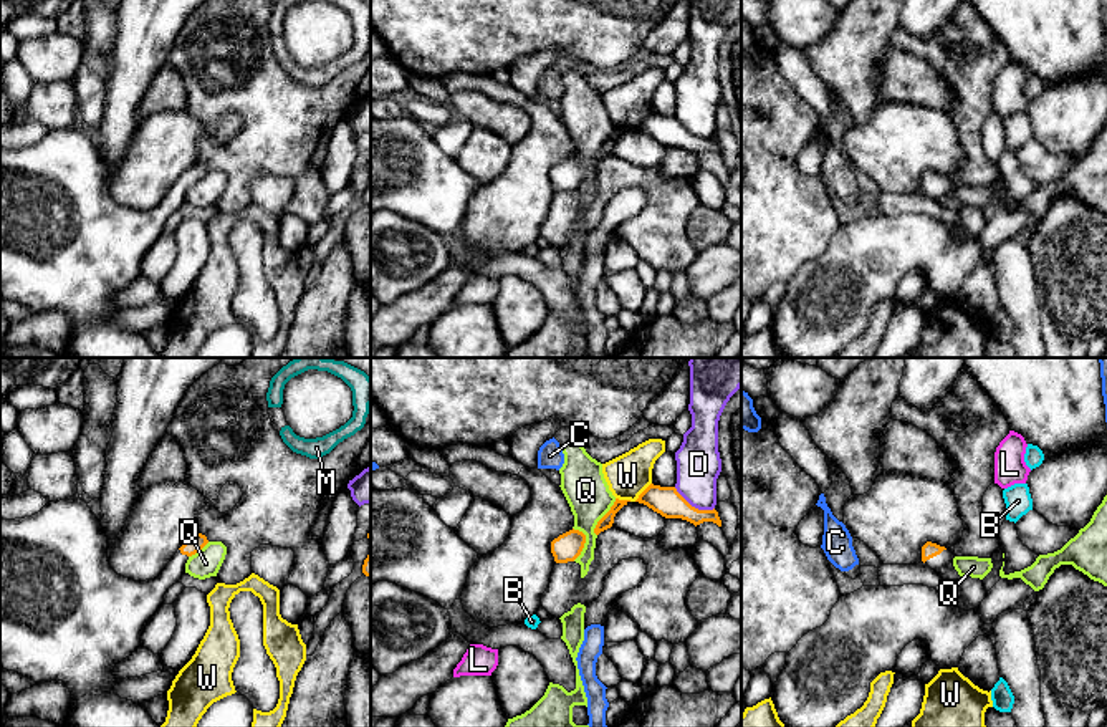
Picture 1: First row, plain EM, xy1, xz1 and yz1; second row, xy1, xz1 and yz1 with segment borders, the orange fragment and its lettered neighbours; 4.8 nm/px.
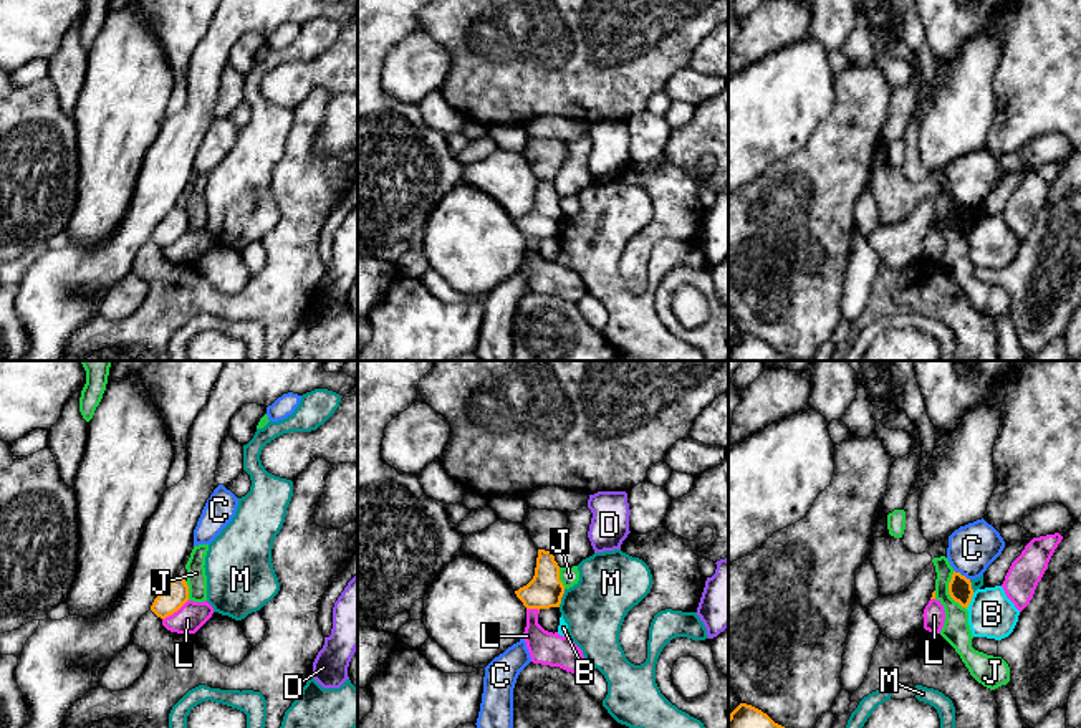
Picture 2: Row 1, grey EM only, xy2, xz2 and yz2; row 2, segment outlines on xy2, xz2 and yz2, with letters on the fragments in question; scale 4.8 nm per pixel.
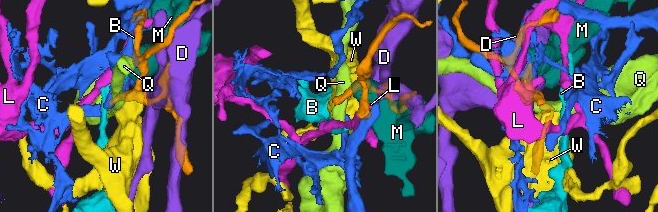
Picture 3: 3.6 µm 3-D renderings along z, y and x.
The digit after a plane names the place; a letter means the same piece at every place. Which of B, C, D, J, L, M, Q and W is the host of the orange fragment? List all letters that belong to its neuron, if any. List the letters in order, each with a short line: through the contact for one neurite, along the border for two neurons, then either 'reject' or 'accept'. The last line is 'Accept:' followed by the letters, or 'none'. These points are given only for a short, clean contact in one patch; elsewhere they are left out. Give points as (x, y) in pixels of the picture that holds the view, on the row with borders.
B: line yz2 (974, 593), (965, 608); reject
C: line yz2 (954, 569), (969, 579); reject
D: reject
J: line yz2 (952, 571), (949, 594), (965, 609); reject
L: line xy2 (187, 599), (163, 619); reject
M: line xz2 (565, 589), (558, 606); reject
Q: line xz1 (573, 527), (584, 535), (584, 547), (573, 560); reject
W: line xz1 (651, 482), (634, 500); reject
Accept: none

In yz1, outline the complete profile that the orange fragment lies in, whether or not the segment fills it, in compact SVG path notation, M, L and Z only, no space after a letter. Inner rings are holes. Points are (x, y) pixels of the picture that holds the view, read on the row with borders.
M927 542L922 546L922 561L935 570L943 580L960 580L961 576L953 566L955 555L937 543Z

